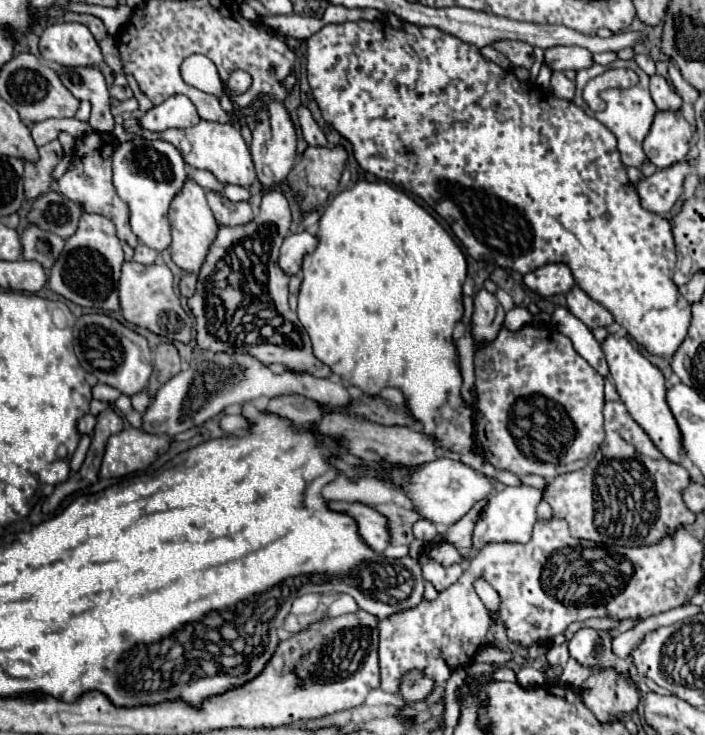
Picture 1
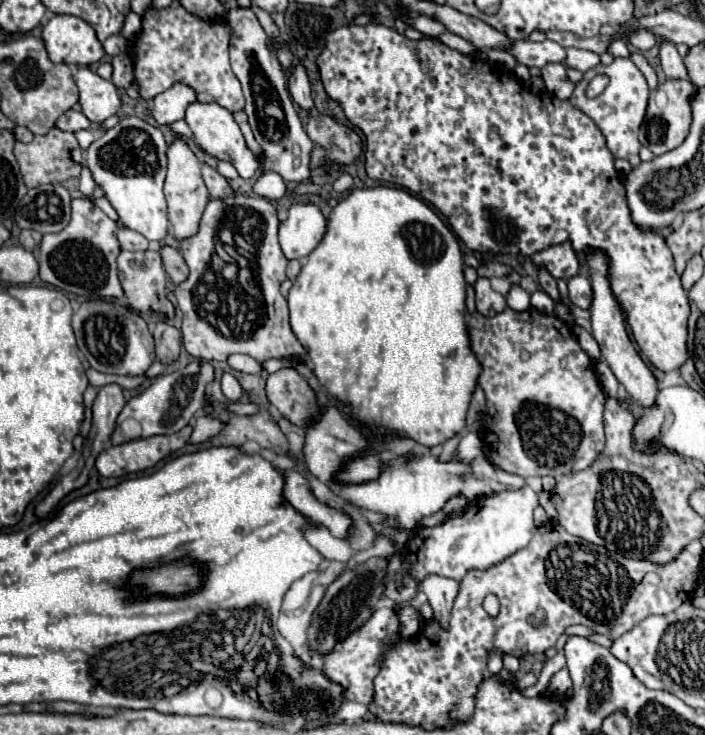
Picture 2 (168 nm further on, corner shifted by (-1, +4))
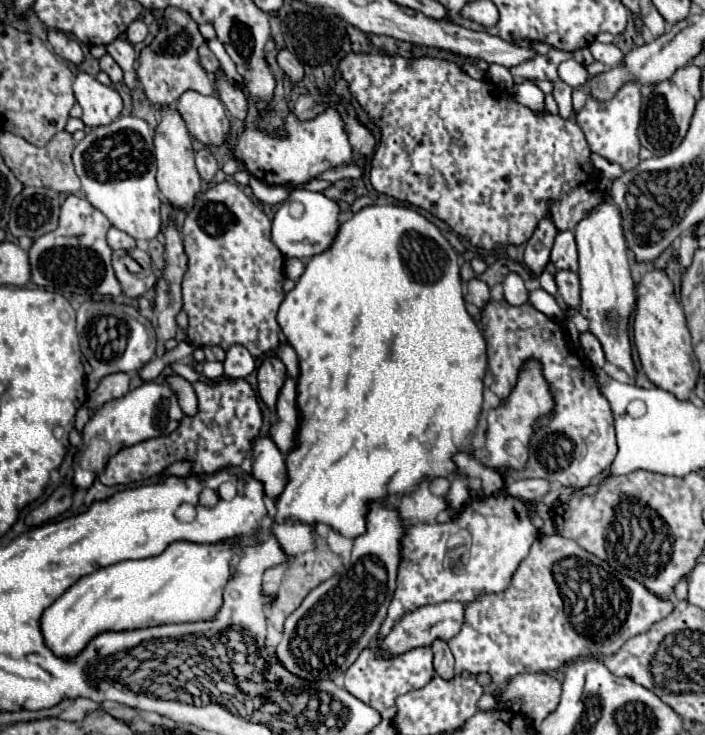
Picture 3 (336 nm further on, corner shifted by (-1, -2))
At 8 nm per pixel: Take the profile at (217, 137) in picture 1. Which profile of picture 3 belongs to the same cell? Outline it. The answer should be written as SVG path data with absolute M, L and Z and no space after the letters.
M184 92L176 104L188 132L204 146L224 146L230 136L230 120L224 104L216 96Z

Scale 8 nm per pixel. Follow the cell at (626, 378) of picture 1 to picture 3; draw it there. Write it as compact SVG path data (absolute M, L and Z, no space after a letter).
M612 202L600 204L600 208L594 208L590 216L576 226L574 234L580 256L580 274L578 274L582 288L580 314L590 322L590 332L600 340L606 360L624 370L630 376L630 380L636 380L636 370L628 340L628 318L632 314L632 306L636 300L636 288L630 272L630 258L622 234L618 208Z

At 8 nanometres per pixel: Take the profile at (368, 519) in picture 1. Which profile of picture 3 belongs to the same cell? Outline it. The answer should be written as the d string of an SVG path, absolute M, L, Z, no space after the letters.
M258 438L254 442L254 454L256 462L252 476L264 484L266 496L276 500L288 484L286 460L270 438Z

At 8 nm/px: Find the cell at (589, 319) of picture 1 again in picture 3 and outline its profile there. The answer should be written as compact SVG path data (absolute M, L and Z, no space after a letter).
M558 272L556 274L556 284L558 284L558 294L566 302L566 306L578 310L580 308L580 280L574 272Z

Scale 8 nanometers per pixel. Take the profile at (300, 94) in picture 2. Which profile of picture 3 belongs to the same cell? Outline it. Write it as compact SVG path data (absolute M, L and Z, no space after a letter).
M288 50L278 52L278 64L286 72L286 76L290 76L292 84L296 84L296 82L300 82L304 78L304 68L302 68L300 60L294 54L290 54Z

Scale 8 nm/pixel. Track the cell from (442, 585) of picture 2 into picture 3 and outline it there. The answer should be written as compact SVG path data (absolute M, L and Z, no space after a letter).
M434 640L432 652L434 652L434 670L438 672L438 676L444 676L448 680L448 676L452 676L452 664L454 664L454 656L448 648L448 642Z

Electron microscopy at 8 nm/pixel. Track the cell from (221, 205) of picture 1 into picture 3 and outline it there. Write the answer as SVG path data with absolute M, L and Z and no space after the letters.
M198 150L196 152L196 168L198 168L202 180L208 182L208 184L214 180L214 174L218 172L218 164L208 150Z

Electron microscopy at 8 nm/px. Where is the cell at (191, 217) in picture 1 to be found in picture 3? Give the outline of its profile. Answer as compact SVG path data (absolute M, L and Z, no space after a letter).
M160 108L162 120L156 128L154 146L156 146L156 164L158 164L158 188L164 194L164 198L174 208L190 208L194 206L194 200L202 188L200 174L194 166L194 150L192 150L192 138L184 126L182 116L176 112L176 108Z

